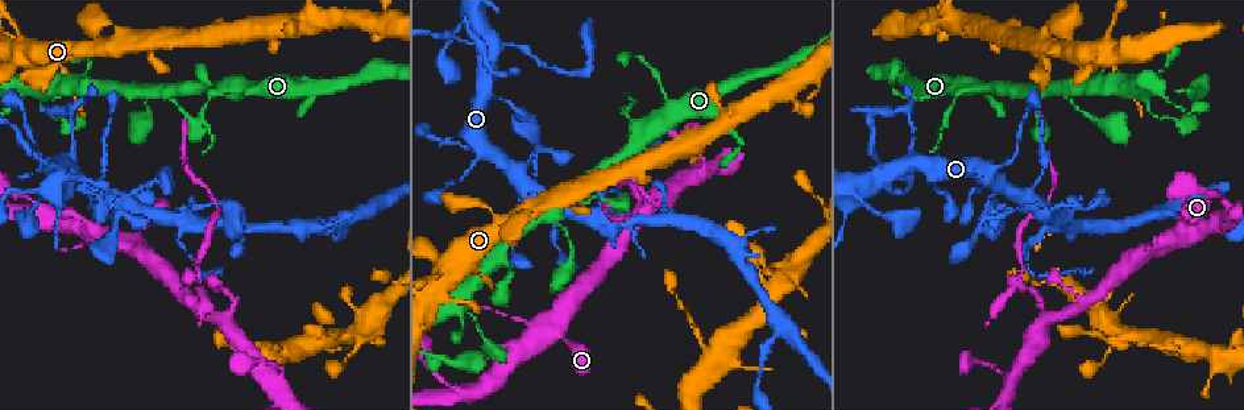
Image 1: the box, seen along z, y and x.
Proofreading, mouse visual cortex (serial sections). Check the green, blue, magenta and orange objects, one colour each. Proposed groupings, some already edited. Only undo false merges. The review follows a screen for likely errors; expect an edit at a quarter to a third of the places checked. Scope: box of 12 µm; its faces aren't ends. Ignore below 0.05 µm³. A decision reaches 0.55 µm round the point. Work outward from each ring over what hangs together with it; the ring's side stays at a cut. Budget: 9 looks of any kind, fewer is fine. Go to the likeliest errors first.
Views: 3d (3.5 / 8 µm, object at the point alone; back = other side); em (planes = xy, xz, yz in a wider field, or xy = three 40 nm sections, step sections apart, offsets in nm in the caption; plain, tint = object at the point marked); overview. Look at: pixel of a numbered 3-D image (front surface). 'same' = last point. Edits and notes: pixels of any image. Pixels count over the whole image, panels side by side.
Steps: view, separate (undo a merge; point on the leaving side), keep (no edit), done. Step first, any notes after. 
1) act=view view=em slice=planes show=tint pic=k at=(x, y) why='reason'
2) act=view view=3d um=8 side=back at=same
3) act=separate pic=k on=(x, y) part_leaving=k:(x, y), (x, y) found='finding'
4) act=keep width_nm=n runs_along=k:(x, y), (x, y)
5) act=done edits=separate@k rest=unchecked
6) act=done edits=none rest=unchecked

act=view view=3d um=3.5 pic=1 at=(203, 283) why='branch point'

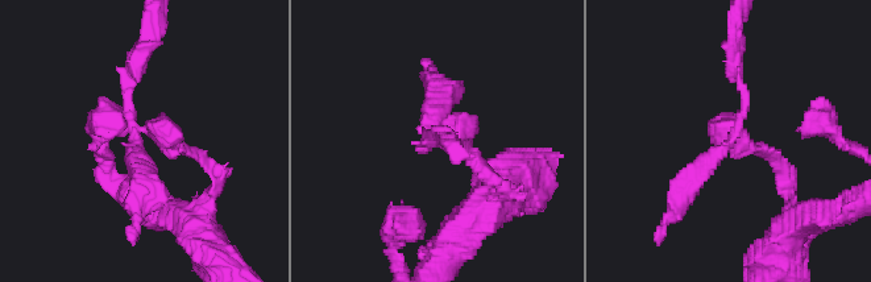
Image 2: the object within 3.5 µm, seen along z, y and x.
act=view view=em slice=xy step=2 show=tint pic=2 at=(137, 134) arms=3 arm_widths_nm=150,150,300

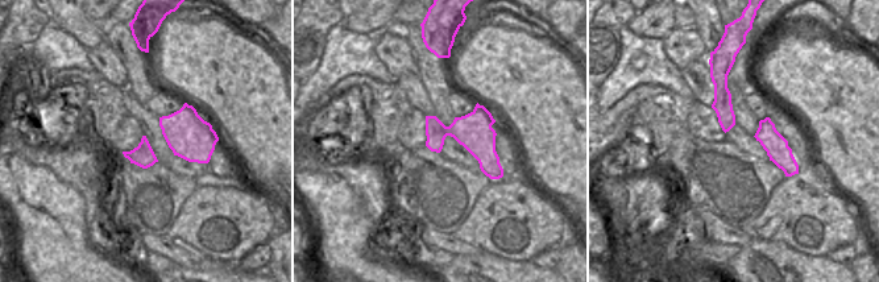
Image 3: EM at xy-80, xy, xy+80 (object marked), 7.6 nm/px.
act=separate pic=2 on=(708, 169) part_leaving=2:(735, 132), (746, 107), (735, 27) found='two cells meet here'

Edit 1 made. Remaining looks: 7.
act=view view=3d um=3.5 pic=1 at=(495, 76) why='sharp bend'

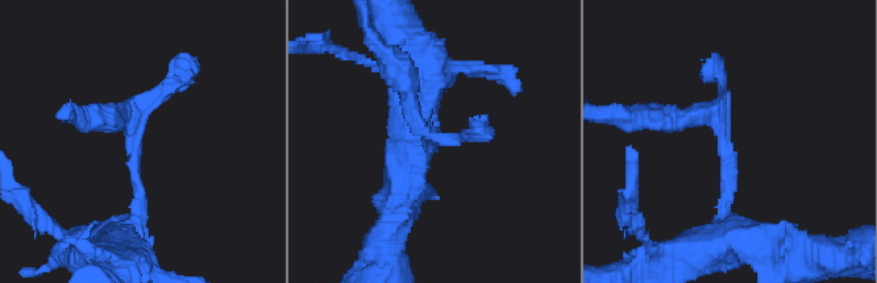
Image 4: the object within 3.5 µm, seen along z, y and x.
act=view view=em slice=xy step=3 show=plain pic=4 at=(134, 128)

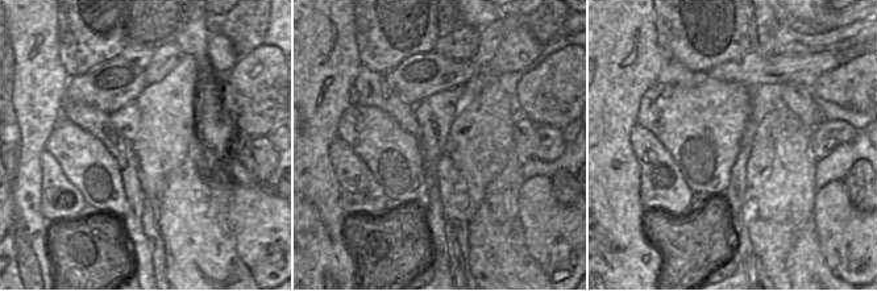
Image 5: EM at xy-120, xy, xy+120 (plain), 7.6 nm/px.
act=view view=em slice=xy step=3 show=tint at=same

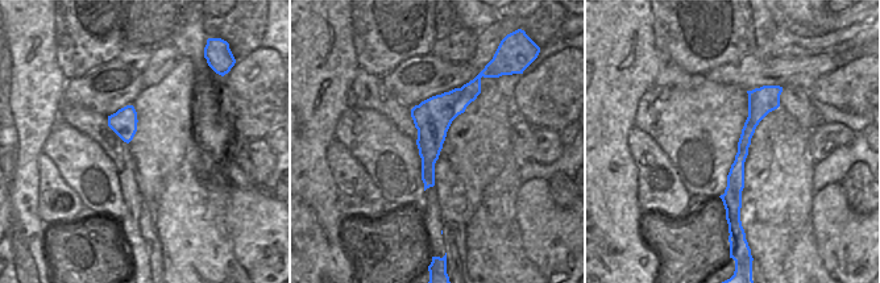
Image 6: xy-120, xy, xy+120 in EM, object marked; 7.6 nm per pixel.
act=keep runs_along=4:(726, 219), (726, 134), (709, 113), (651, 117) found='all the same cell'

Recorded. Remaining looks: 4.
act=view view=3d um=3.5 pic=1 at=(994, 167) why='thin arm on a thick one'

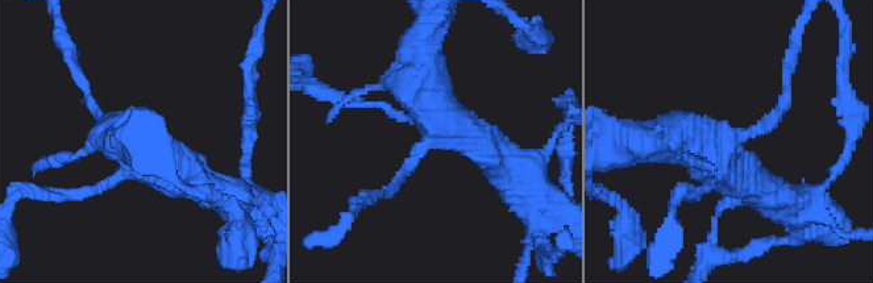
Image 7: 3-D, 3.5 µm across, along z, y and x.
act=view view=em slice=xy step=3 show=tint pic=7 at=(734, 134) arms=4 arm_widths_nm=150,150,450,500

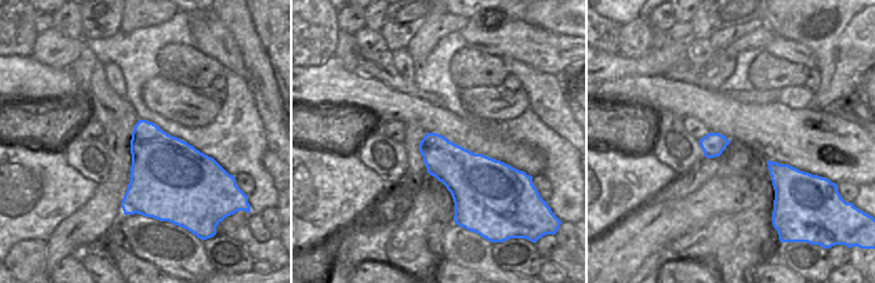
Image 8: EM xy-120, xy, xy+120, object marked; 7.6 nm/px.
act=keep runs_along=7:(661, 140), (709, 152), (773, 120), (786, 95) found='all the same cell'

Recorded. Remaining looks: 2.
act=view view=3d um=3.5 pic=1 at=(1046, 226) why='thick turns thin'

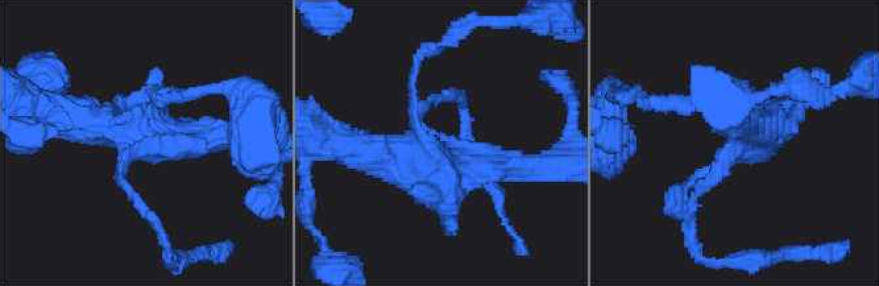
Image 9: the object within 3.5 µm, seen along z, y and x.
act=view view=em slice=xy step=5 show=tint pic=9 at=(742, 141) why='shape alone is not enough'

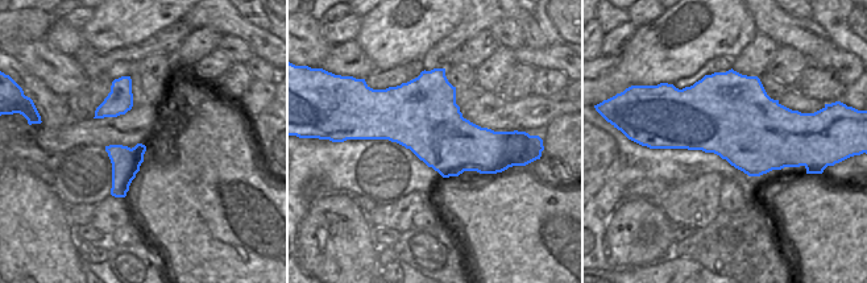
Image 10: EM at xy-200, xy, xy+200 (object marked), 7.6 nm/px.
act=keep runs_along=9:(46, 115), (220, 139) found='continuous, no second cell'

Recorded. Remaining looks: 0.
act=done edits=separate@2 rest=unchecked

